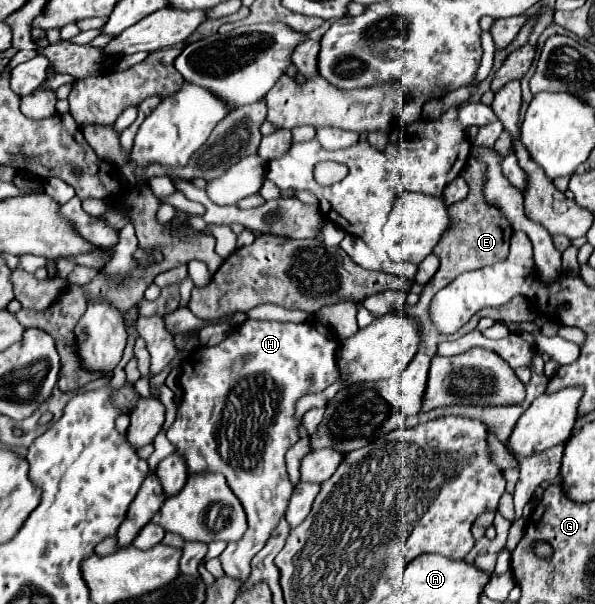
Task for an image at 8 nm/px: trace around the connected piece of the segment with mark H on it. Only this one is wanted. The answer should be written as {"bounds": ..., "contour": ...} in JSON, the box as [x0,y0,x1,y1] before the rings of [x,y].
{"bounds":[166,319,340,583],"contour":[[[248,319],[242,325],[236,325],[234,331],[214,347],[194,349],[180,365],[180,385],[182,385],[182,403],[178,415],[166,437],[174,443],[176,453],[186,461],[188,473],[222,473],[240,499],[246,515],[248,529],[242,539],[228,543],[222,551],[220,561],[228,577],[242,583],[250,577],[252,557],[264,547],[270,539],[270,533],[276,529],[276,523],[284,517],[294,485],[288,481],[284,455],[298,437],[300,419],[294,417],[296,401],[306,393],[324,391],[336,381],[336,349],[340,341],[334,333],[318,321],[304,323],[280,323],[280,321],[260,321]]]}

